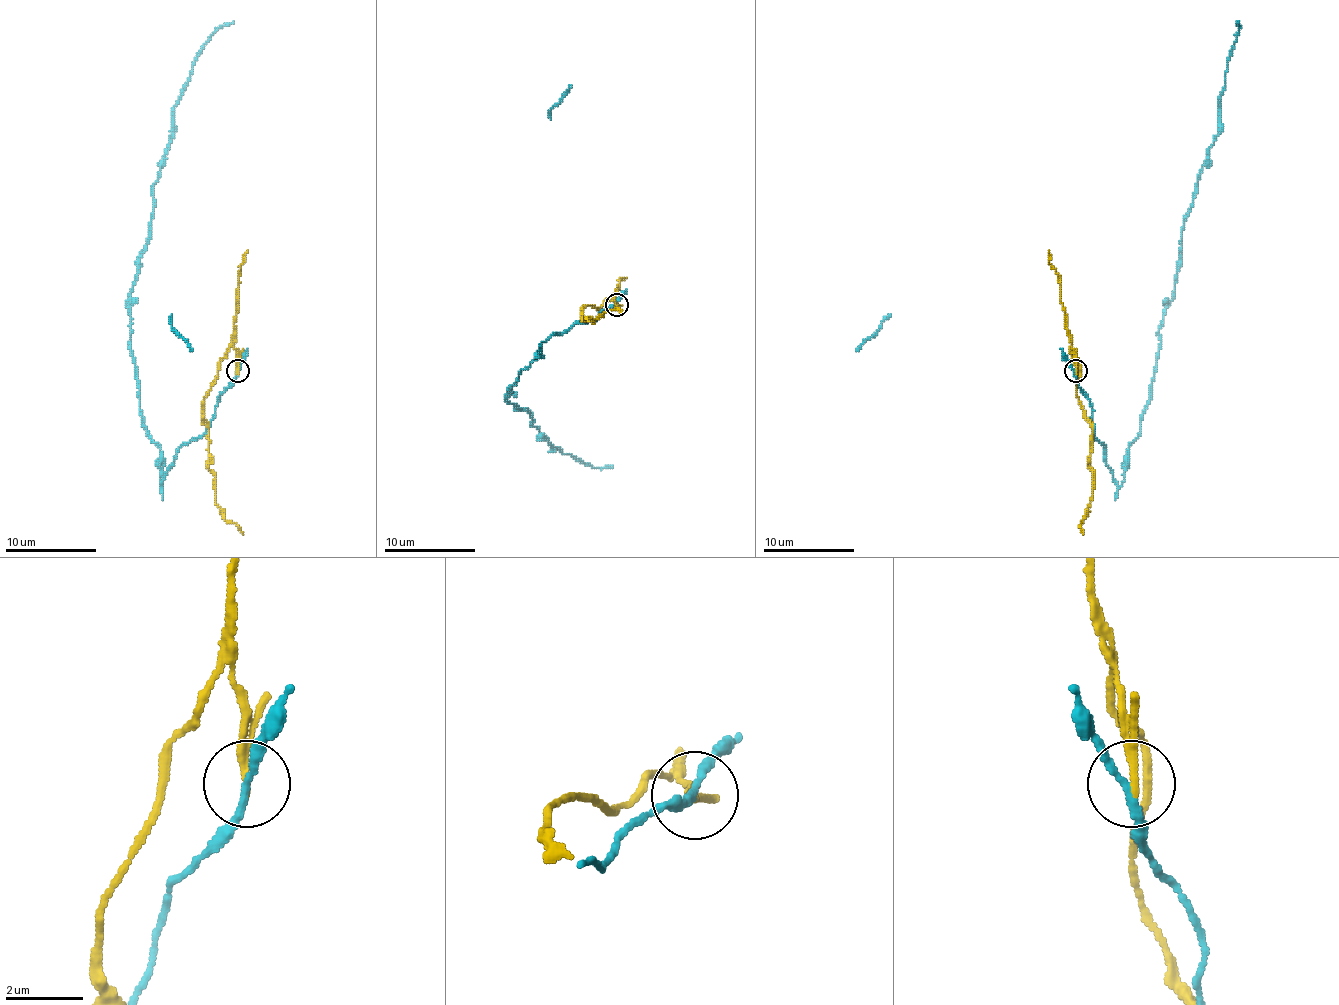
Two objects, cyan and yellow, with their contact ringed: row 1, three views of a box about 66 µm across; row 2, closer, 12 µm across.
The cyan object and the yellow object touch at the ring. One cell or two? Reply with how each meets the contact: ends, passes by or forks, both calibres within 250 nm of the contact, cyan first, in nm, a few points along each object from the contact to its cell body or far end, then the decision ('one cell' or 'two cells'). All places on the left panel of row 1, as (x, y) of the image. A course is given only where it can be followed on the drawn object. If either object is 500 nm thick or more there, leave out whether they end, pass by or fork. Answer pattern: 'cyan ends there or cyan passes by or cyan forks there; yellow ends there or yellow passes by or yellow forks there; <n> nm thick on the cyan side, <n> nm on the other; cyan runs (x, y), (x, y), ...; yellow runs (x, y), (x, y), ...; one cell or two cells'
cyan passes by; yellow ends there; 180 nm thick on the cyan side, 240 nm on the other; cyan runs (238, 371), (162, 486), (160, 449), (139, 408), (128, 300), (174, 106), (201, 46), (233, 21); yellow runs (238, 371), (231, 346), (204, 399), (204, 422), (215, 504), (243, 534); two cells

